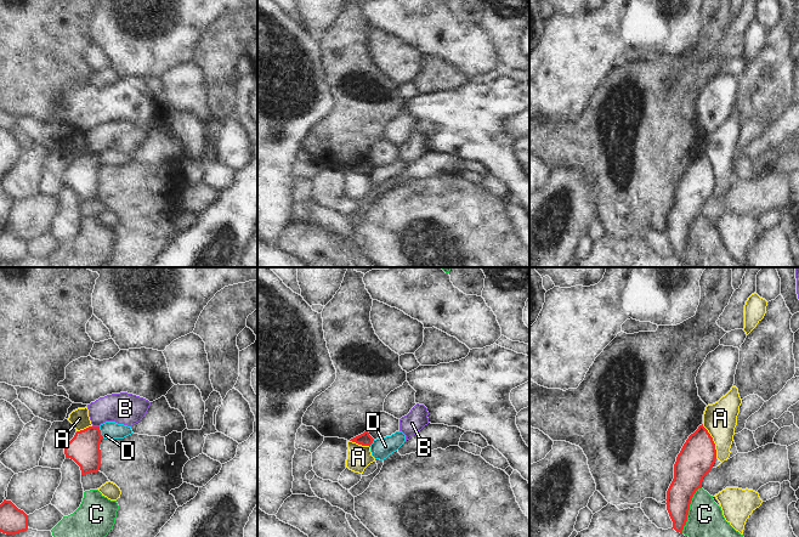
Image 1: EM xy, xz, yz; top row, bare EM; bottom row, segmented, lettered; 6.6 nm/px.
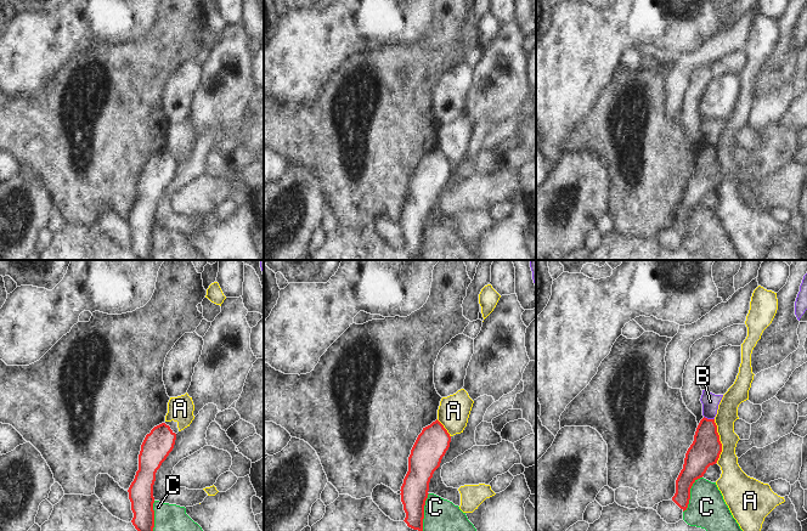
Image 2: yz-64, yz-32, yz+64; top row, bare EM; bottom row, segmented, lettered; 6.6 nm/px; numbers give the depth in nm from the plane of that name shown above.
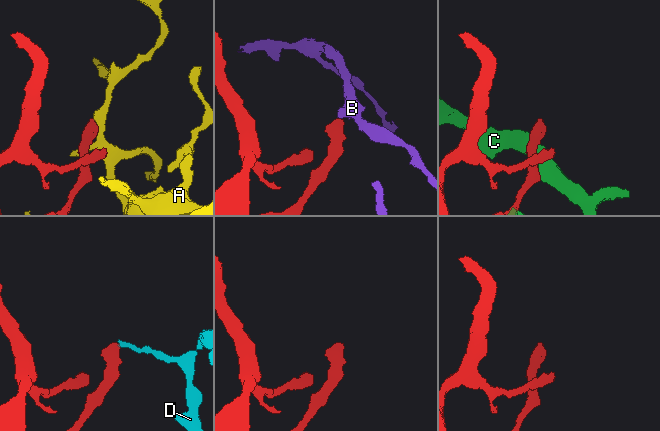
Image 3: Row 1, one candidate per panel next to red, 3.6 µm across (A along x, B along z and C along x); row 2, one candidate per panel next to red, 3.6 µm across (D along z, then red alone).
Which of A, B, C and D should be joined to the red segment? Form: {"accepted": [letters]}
{"accepted": []}

